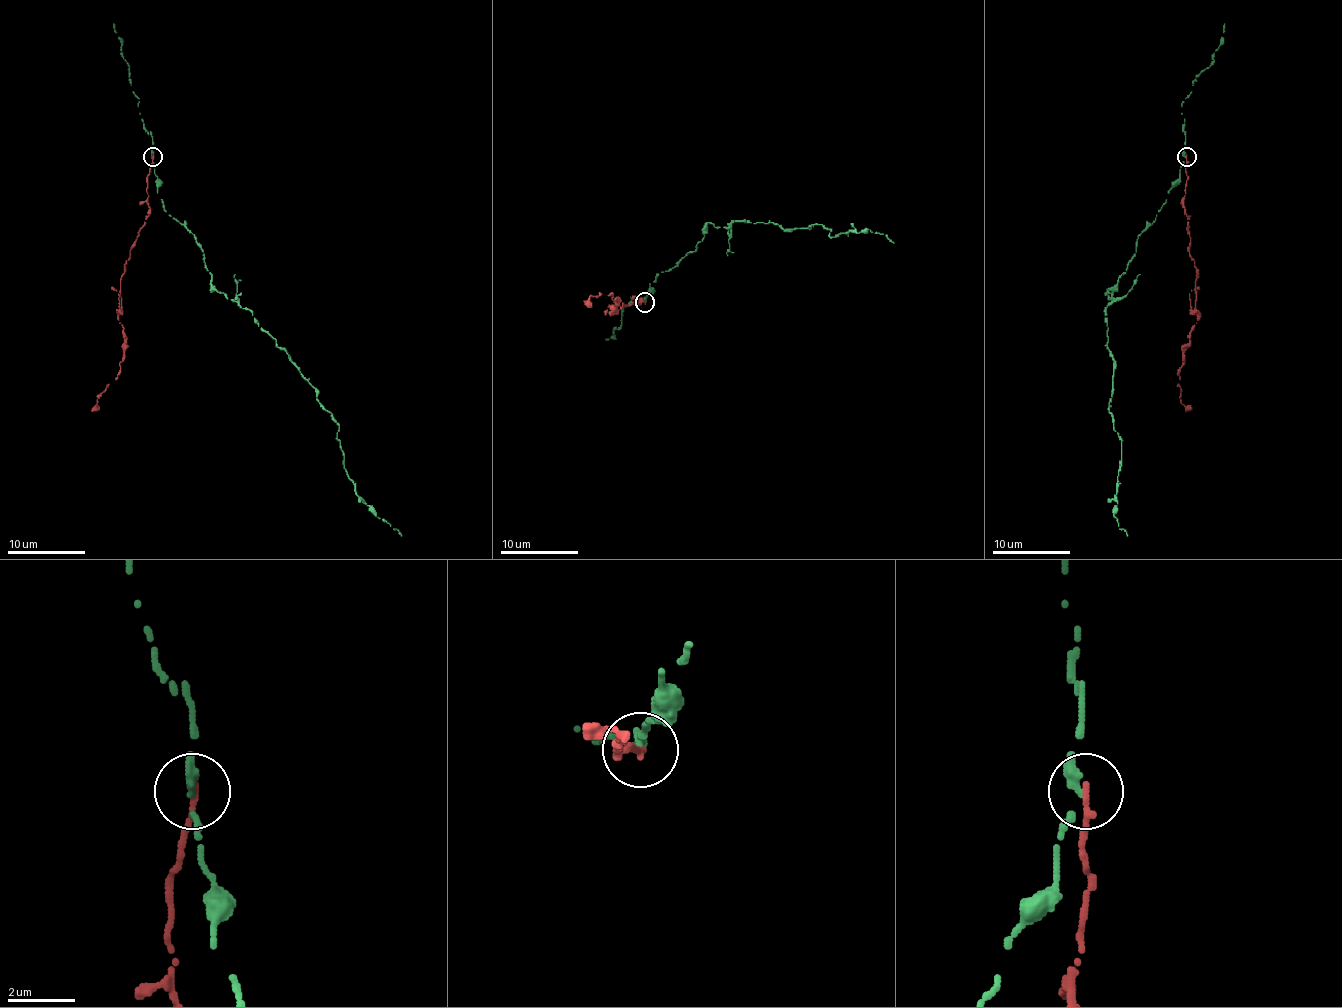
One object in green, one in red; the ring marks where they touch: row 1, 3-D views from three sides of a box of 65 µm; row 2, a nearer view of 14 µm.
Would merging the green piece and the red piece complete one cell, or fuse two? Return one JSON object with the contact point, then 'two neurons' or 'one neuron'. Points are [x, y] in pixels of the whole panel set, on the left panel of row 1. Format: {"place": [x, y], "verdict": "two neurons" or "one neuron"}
{"place": [152, 157], "verdict": "two neurons"}

